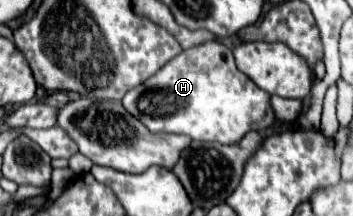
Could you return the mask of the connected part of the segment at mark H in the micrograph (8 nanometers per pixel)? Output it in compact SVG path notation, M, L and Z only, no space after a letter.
M204 42L184 50L182 54L172 58L158 74L154 74L140 86L128 90L122 104L150 132L174 132L200 142L232 144L238 142L250 130L262 132L274 124L274 114L268 106L268 100L270 96L264 94L264 90L256 90L256 84L236 68L232 50L228 46L220 42Z

